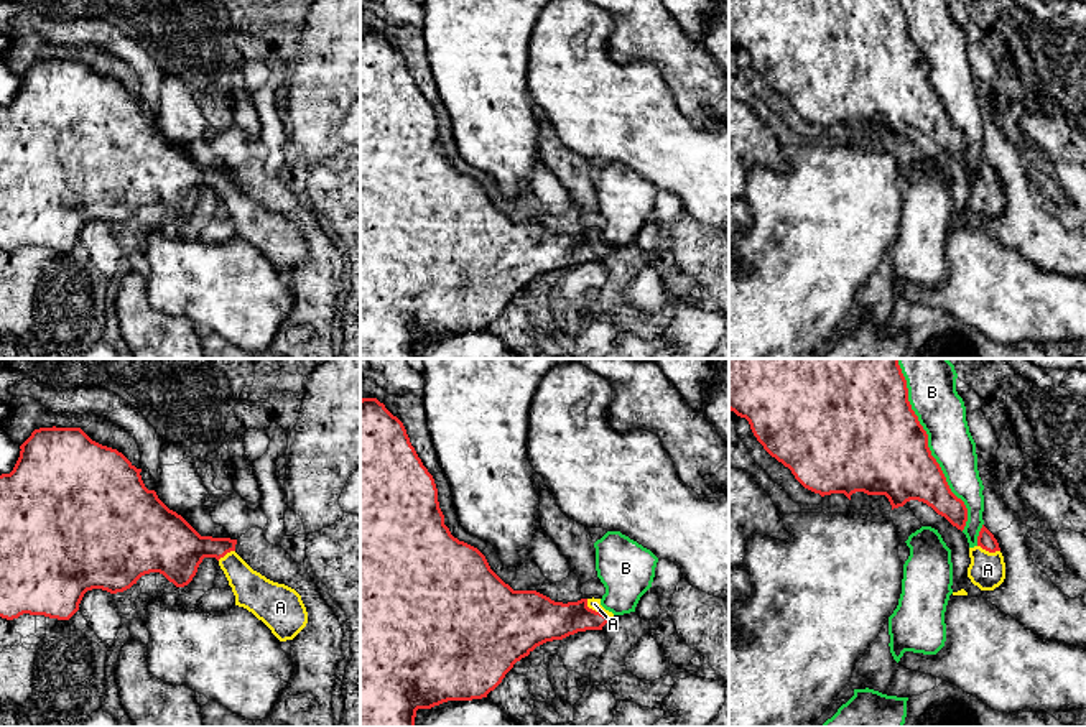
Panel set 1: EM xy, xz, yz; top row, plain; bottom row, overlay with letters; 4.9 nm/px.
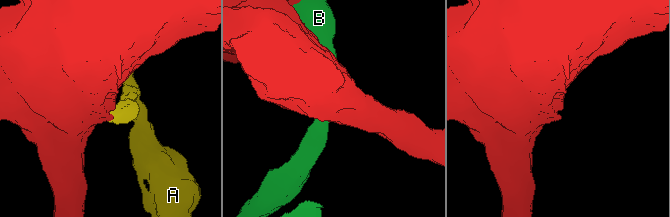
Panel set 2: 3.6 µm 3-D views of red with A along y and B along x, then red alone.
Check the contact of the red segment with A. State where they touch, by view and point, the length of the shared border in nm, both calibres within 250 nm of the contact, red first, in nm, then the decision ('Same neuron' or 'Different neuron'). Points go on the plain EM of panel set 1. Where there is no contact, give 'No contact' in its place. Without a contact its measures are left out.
Touches red at xz (594, 242). Shared border 160 nm. Thickness 200 nm (red) against 60 nm. Same neuron

